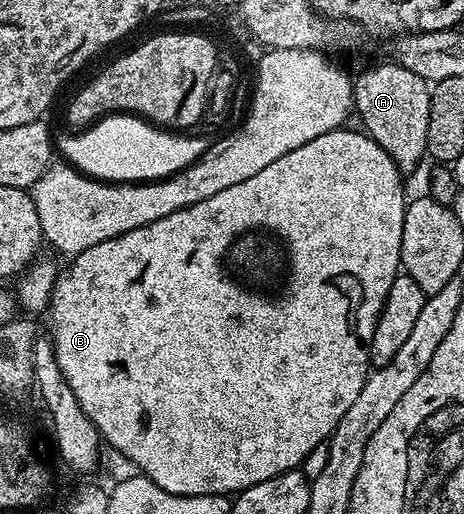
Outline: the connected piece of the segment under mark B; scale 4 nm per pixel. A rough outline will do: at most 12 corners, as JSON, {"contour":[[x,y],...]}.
{"contour":[[337,128],[70,258],[61,375],[175,496],[365,387],[404,174]]}

